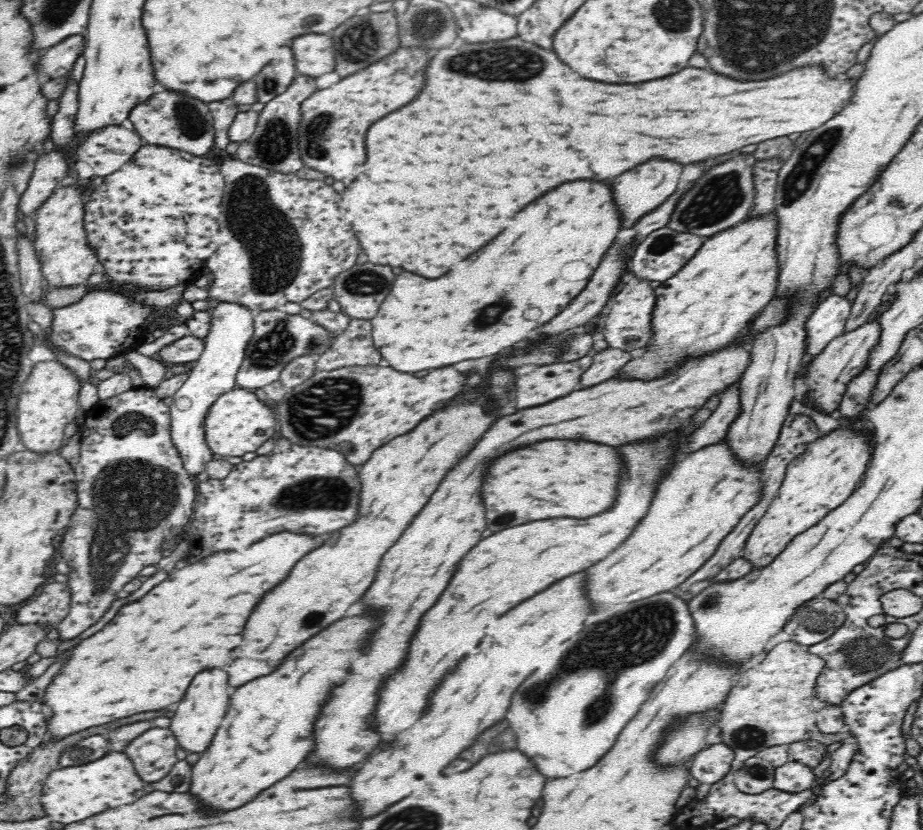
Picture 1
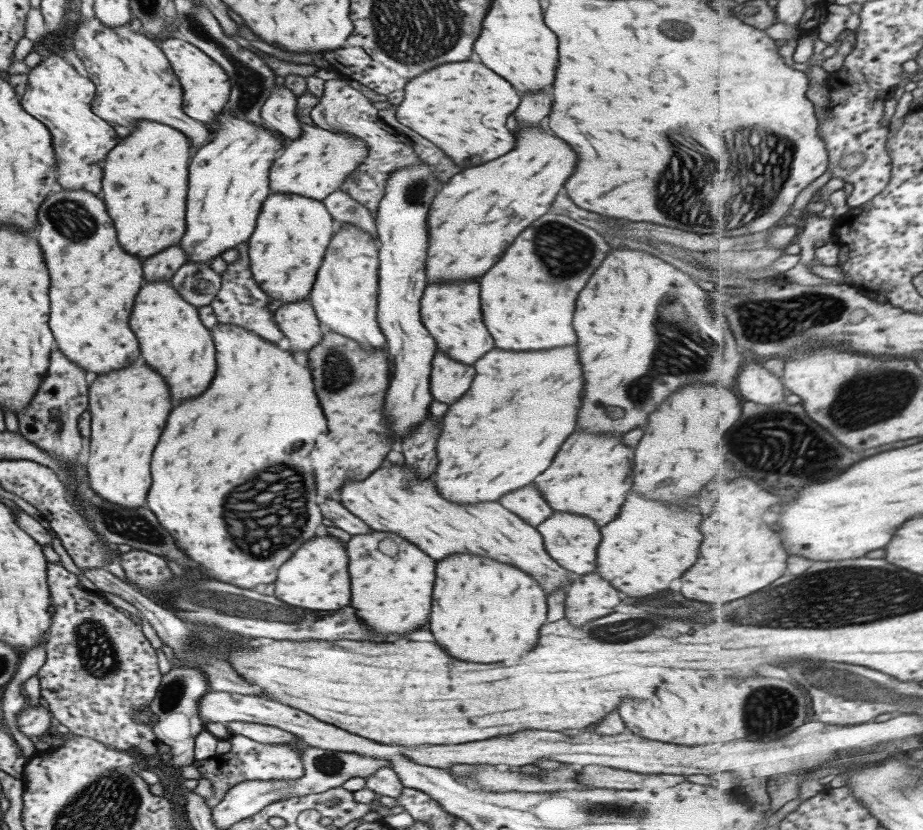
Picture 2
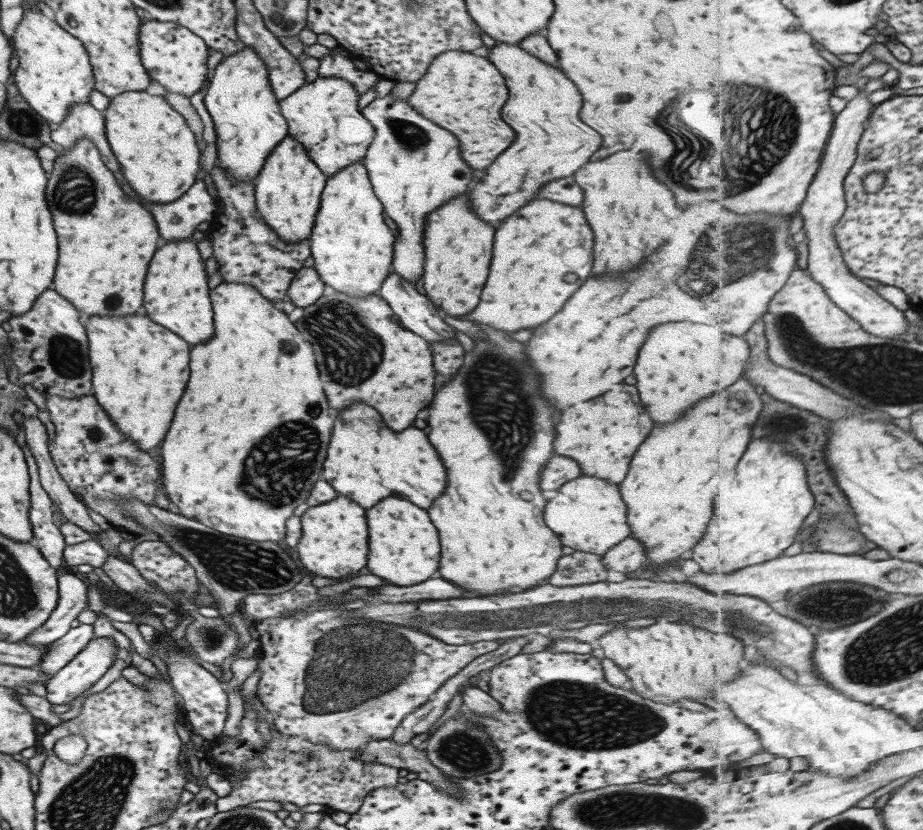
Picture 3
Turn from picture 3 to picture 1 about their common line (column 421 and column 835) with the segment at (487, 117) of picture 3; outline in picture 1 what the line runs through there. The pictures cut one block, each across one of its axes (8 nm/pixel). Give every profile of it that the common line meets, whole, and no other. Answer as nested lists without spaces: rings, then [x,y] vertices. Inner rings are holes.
[[[517,37],[493,44],[494,46],[490,46],[490,43],[466,44],[456,39],[454,43],[441,48],[438,56],[432,60],[428,68],[428,84],[424,92],[412,104],[404,106],[398,112],[388,114],[384,120],[378,120],[368,130],[368,136],[366,136],[368,174],[360,176],[354,184],[350,184],[342,196],[346,200],[348,210],[354,210],[352,228],[372,264],[404,268],[406,272],[414,272],[424,278],[444,276],[444,272],[448,272],[454,264],[458,264],[460,260],[468,258],[472,252],[492,242],[506,228],[504,222],[508,218],[514,218],[516,212],[524,210],[528,204],[532,204],[542,194],[550,192],[552,188],[558,188],[560,184],[570,184],[576,180],[606,182],[606,180],[616,178],[622,172],[628,172],[640,164],[646,164],[652,158],[670,160],[682,166],[698,164],[704,160],[714,160],[718,156],[730,154],[734,150],[742,150],[744,146],[762,144],[766,140],[774,140],[774,138],[782,138],[790,134],[812,132],[820,128],[822,124],[826,124],[828,120],[832,120],[832,116],[840,114],[852,102],[852,96],[858,84],[858,78],[828,76],[824,66],[800,66],[780,76],[772,76],[768,80],[736,80],[736,78],[724,76],[714,70],[688,66],[674,76],[666,76],[662,80],[650,80],[644,84],[604,84],[604,82],[582,78],[580,74],[572,72],[554,52],[542,50],[532,43],[526,44]]]

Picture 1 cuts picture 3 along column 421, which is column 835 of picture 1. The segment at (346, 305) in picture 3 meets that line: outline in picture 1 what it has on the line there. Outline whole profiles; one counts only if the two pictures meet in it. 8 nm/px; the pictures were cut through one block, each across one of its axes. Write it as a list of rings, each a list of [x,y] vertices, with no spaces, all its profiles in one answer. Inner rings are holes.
[[[873,317],[862,328],[856,328],[852,332],[842,334],[832,340],[824,348],[824,352],[810,362],[810,366],[808,366],[806,374],[804,374],[804,377],[808,380],[809,387],[806,396],[813,398],[816,407],[820,407],[827,412],[838,410],[850,380],[864,370],[868,354],[871,348],[878,342],[880,331],[880,325]]]

